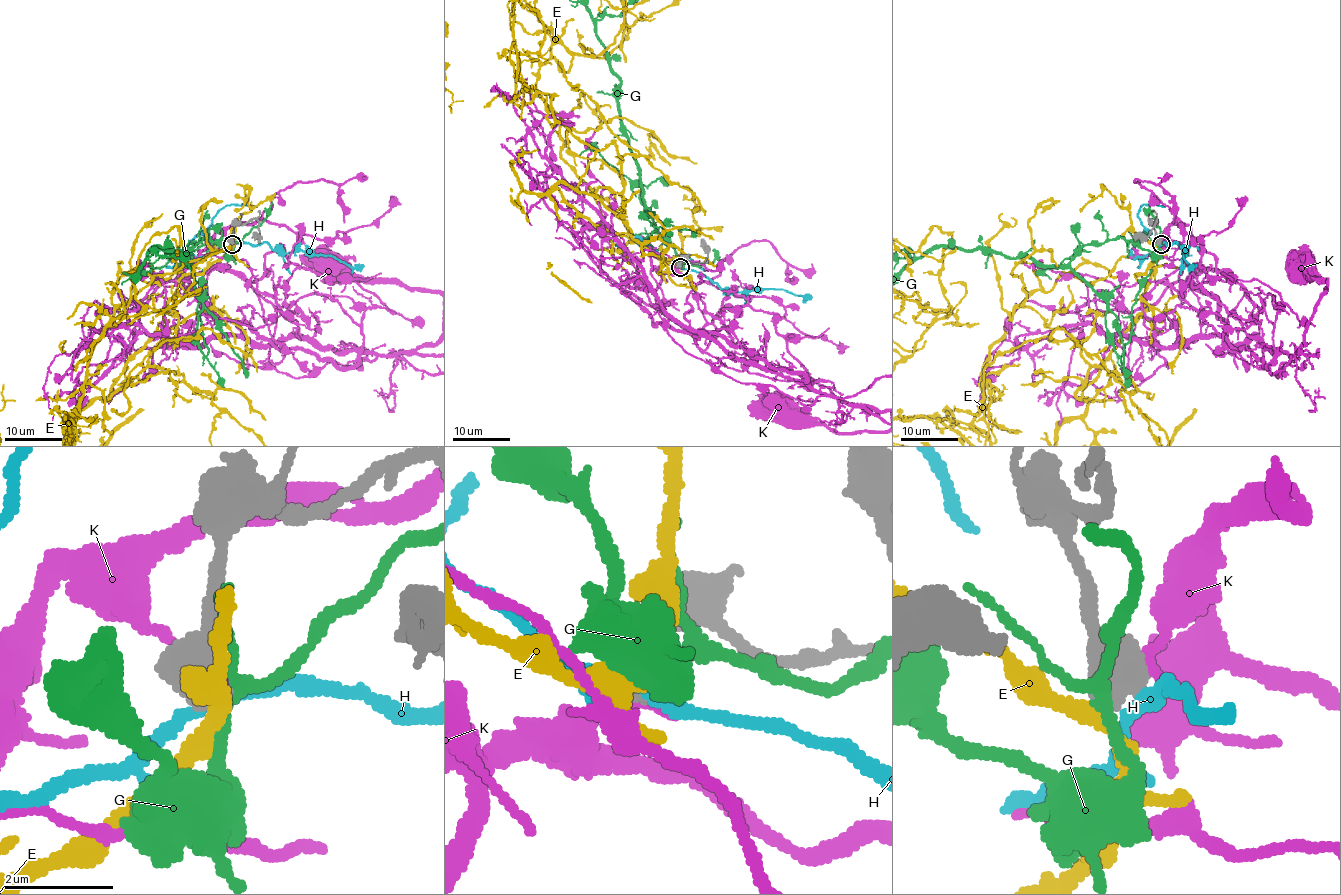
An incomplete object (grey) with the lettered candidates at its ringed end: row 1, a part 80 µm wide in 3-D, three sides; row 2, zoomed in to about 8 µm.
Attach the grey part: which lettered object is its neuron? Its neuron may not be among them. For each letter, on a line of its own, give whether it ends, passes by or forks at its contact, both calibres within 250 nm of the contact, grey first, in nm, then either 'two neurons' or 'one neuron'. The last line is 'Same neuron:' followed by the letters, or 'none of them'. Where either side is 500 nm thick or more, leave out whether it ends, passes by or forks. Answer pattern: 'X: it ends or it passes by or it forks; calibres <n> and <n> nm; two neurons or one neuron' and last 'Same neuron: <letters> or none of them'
E: calibres 650 and 240 nm; two neurons
G: calibres 650 and 240 nm; two neurons
H: calibres 750 and 240 nm; two neurons
K: calibres 600 and 240 nm; two neurons
Same neuron: none of them

